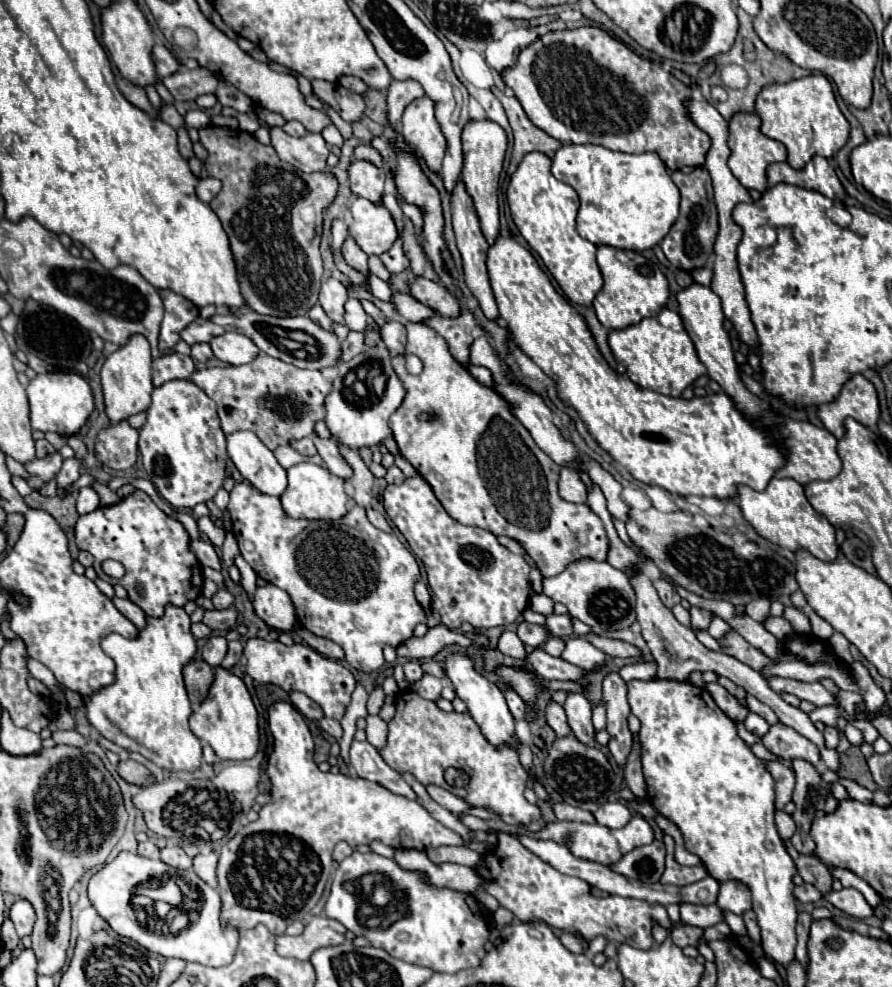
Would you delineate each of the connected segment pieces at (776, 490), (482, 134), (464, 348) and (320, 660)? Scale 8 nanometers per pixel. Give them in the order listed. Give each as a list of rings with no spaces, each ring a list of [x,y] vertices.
[[[773,477],[767,489],[761,493],[753,491],[747,485],[737,485],[737,499],[739,499],[739,509],[743,517],[763,539],[789,551],[795,551],[795,547],[803,547],[819,559],[835,559],[837,555],[835,529],[823,515],[819,515],[807,503],[803,495],[803,485],[799,485],[795,479]]]
[[[469,119],[461,133],[463,141],[463,171],[461,179],[465,185],[465,191],[469,193],[473,201],[473,209],[479,217],[483,237],[489,245],[493,245],[499,237],[499,211],[497,211],[497,183],[499,173],[503,169],[503,157],[507,151],[507,135],[505,131],[491,119]]]
[[[463,307],[461,315],[455,319],[443,319],[443,317],[431,317],[423,322],[437,335],[441,335],[447,345],[451,355],[462,365],[467,367],[469,362],[469,347],[473,342],[471,329],[475,327],[475,317],[469,313],[467,307]]]
[[[249,639],[245,643],[243,655],[247,659],[245,671],[251,679],[259,683],[277,685],[285,691],[305,693],[325,711],[325,717],[339,721],[345,715],[345,709],[351,701],[351,693],[357,681],[353,673],[347,667],[343,667],[339,661],[319,655],[315,649],[311,649],[305,643],[293,643],[291,647],[287,647],[279,641],[265,641],[265,639]]]

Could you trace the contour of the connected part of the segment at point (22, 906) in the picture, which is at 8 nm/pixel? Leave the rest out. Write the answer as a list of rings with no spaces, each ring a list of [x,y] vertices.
[[[25,899],[15,901],[11,905],[11,909],[9,909],[9,919],[15,923],[15,929],[17,929],[19,937],[31,935],[31,929],[33,929],[33,923],[35,923],[33,905],[29,901],[25,901]]]

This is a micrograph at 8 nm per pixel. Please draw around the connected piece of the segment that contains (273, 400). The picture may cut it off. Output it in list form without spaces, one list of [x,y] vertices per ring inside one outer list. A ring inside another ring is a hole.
[[[259,355],[253,363],[239,365],[239,367],[213,367],[213,369],[201,369],[189,375],[189,381],[195,383],[199,389],[203,389],[217,405],[217,413],[221,419],[221,429],[225,433],[247,429],[253,431],[263,445],[269,449],[275,449],[277,445],[287,445],[291,439],[301,439],[311,435],[315,421],[323,419],[323,399],[331,391],[331,383],[319,373],[309,369],[299,369],[295,365],[283,363],[281,359]]]

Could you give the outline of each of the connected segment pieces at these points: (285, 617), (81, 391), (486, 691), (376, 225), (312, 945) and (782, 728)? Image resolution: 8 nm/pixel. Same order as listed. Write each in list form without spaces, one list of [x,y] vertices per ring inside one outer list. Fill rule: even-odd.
[[[271,583],[255,591],[253,607],[257,617],[261,617],[271,629],[277,631],[291,631],[297,621],[289,595]]]
[[[43,373],[29,381],[27,397],[31,403],[31,427],[37,431],[55,431],[63,437],[75,435],[93,411],[93,395],[87,381],[77,373]]]
[[[451,653],[445,659],[445,663],[443,663],[443,671],[445,671],[445,677],[451,681],[457,697],[467,705],[471,717],[481,727],[483,735],[493,745],[511,745],[511,747],[515,747],[515,743],[517,743],[517,737],[515,737],[515,721],[511,719],[509,707],[505,703],[505,695],[495,685],[495,681],[491,681],[481,671],[477,671],[473,659],[469,655],[465,655],[465,653]]]
[[[357,197],[351,203],[353,223],[349,225],[349,235],[367,255],[385,253],[397,239],[397,227],[391,213],[383,205],[373,205],[367,199]]]
[[[311,917],[311,921],[305,925],[305,931],[297,937],[281,935],[277,937],[277,951],[283,957],[295,957],[295,959],[309,959],[313,951],[321,947],[341,945],[345,941],[347,929],[329,917]]]
[[[783,723],[773,725],[769,729],[769,733],[761,739],[761,743],[777,759],[803,759],[803,761],[811,763],[813,767],[817,767],[821,763],[819,747]]]

